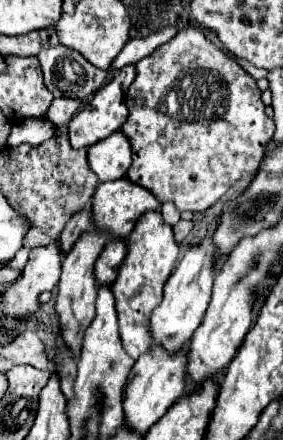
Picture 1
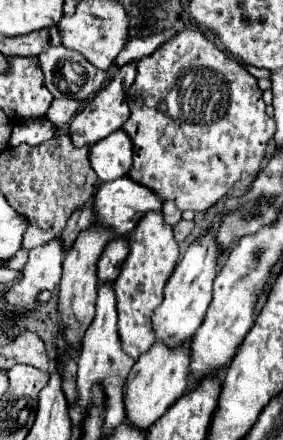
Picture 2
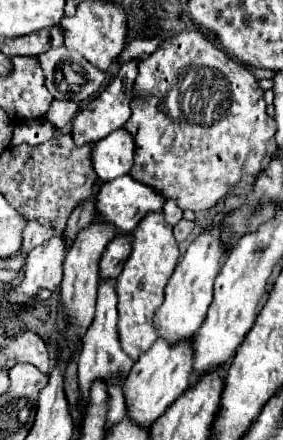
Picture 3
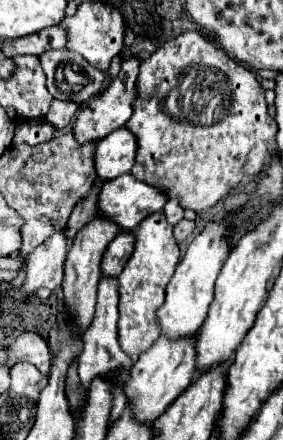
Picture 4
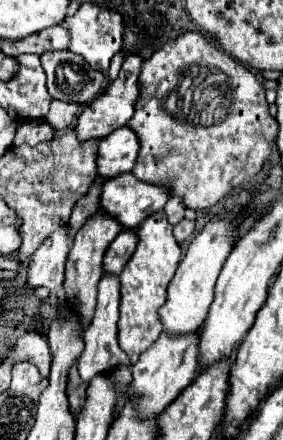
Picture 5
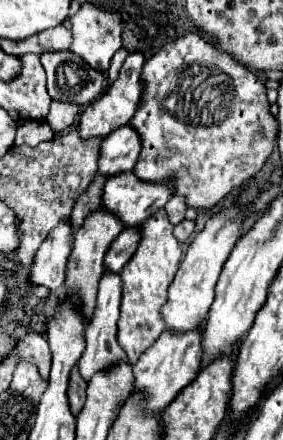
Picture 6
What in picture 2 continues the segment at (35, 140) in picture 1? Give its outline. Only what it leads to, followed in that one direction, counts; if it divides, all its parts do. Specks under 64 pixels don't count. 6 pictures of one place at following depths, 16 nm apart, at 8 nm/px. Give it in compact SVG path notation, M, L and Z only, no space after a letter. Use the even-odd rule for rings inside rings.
M44 118L22 120L22 122L14 124L12 136L10 136L10 144L18 146L18 144L26 142L30 146L36 146L40 142L50 140L54 136L54 130L56 128L52 128L52 124L48 124L48 120L44 120Z

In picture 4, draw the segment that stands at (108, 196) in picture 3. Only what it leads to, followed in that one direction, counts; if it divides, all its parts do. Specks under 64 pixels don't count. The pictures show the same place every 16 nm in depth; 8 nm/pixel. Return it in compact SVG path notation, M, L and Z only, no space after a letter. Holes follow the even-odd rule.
M122 174L102 184L100 212L118 222L122 230L134 230L146 216L162 210L166 200L166 190L140 182L132 174Z

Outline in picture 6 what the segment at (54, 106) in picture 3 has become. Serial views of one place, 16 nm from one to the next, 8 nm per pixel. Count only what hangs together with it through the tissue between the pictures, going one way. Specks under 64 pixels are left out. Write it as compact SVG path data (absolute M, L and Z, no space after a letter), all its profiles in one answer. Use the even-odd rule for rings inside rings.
M54 100L50 104L50 112L46 116L46 122L58 134L58 132L70 128L74 124L74 120L76 120L78 114L80 114L80 108L76 104L60 104L60 102Z

